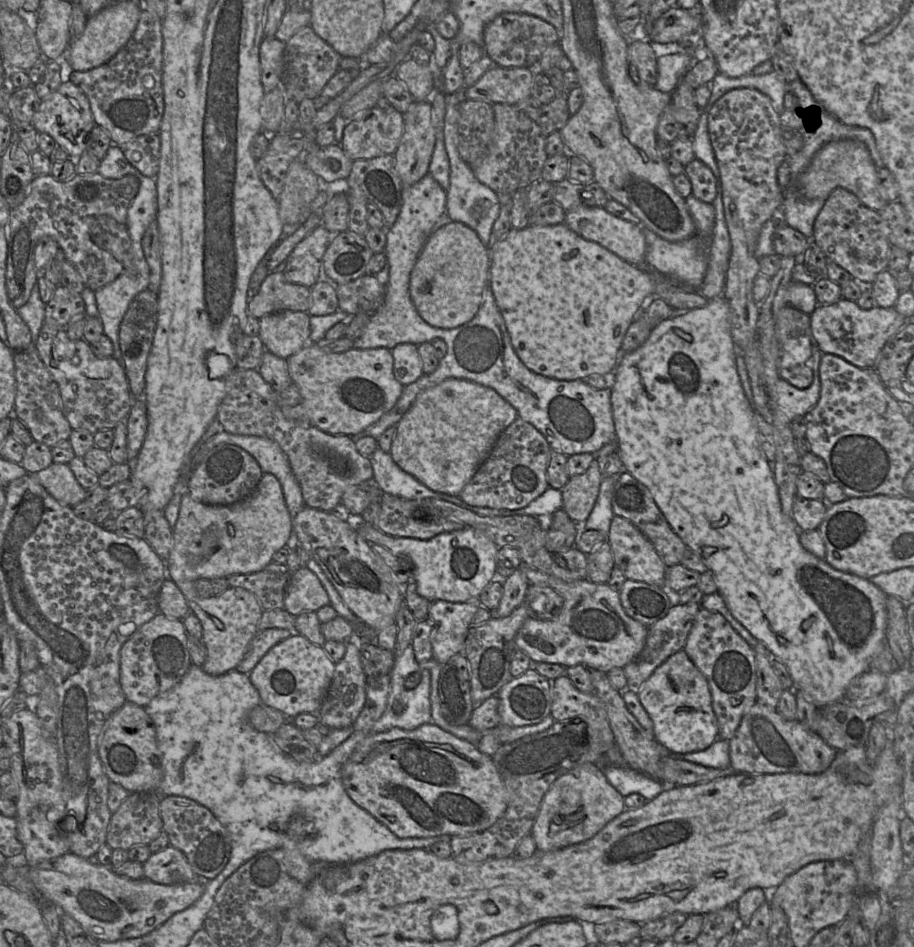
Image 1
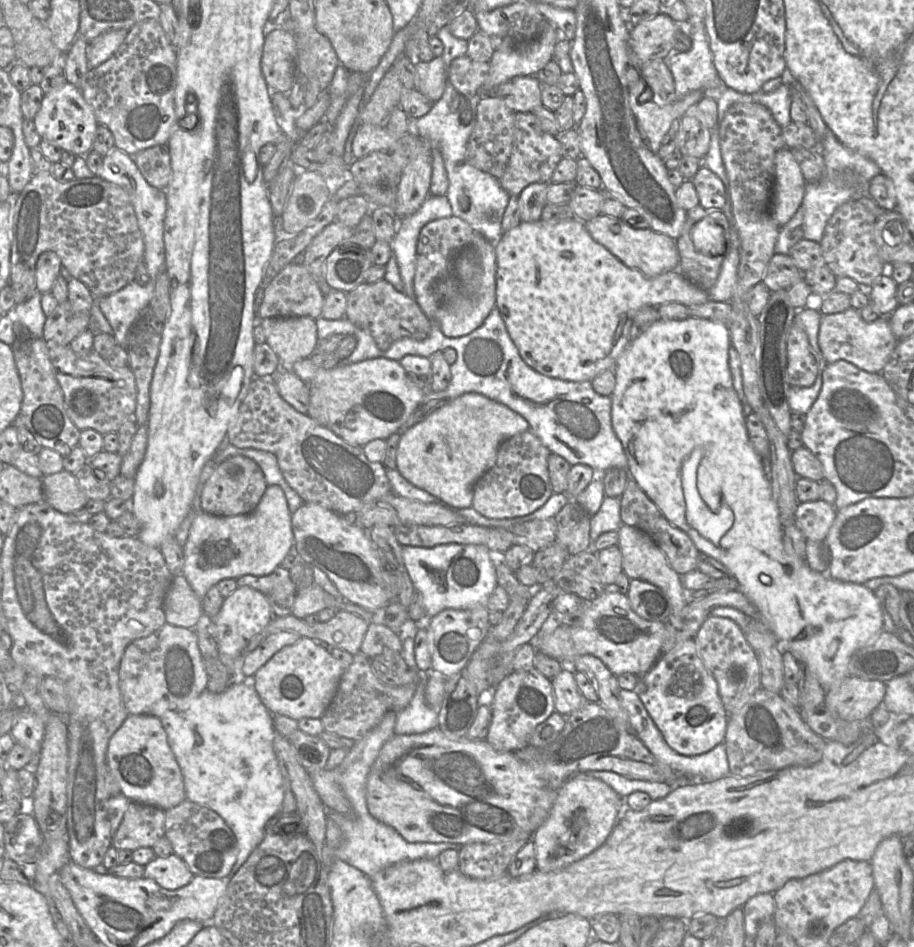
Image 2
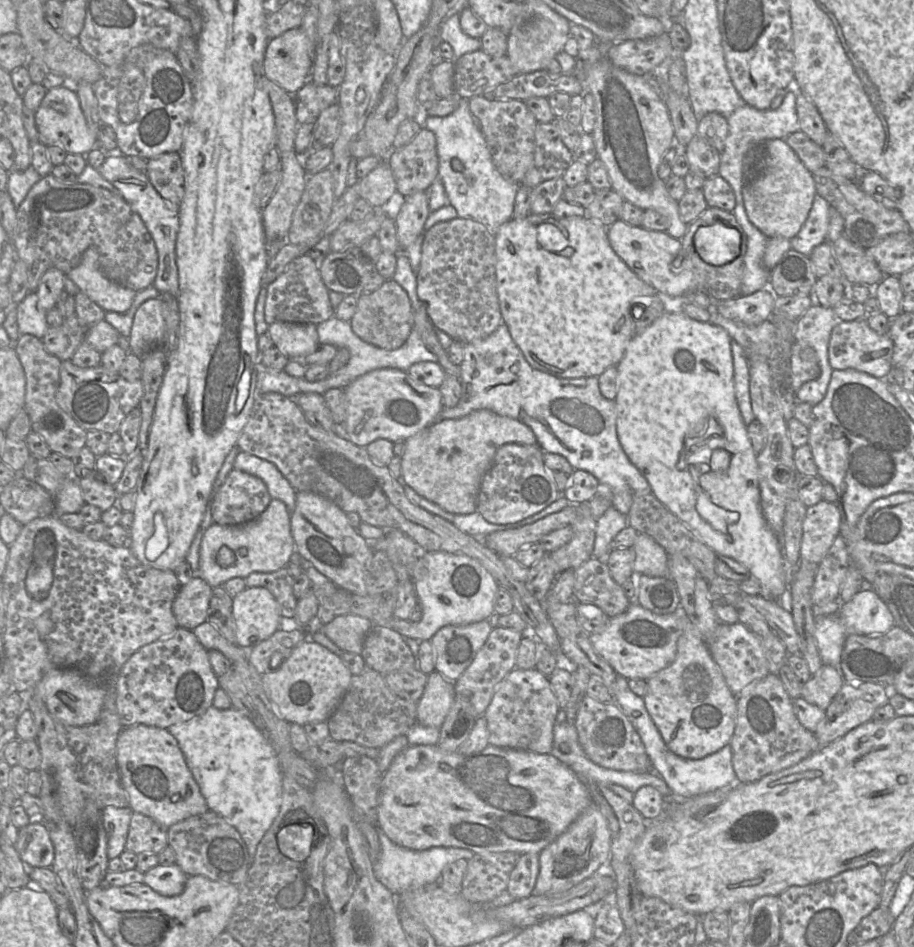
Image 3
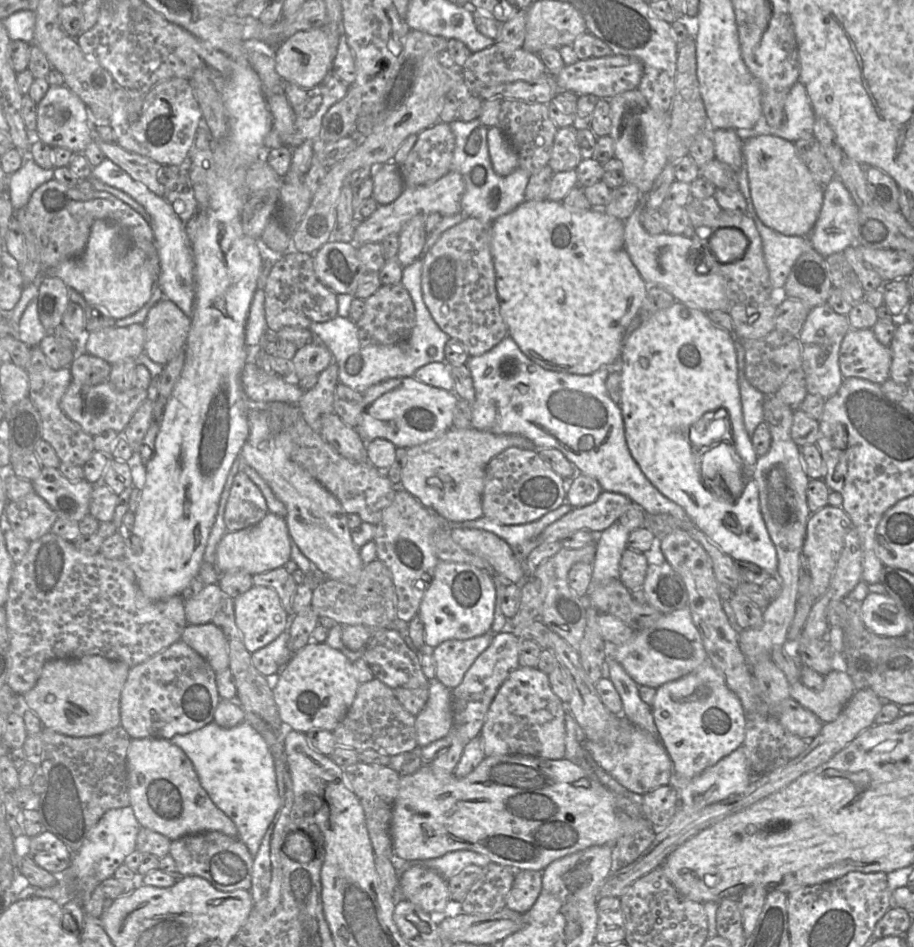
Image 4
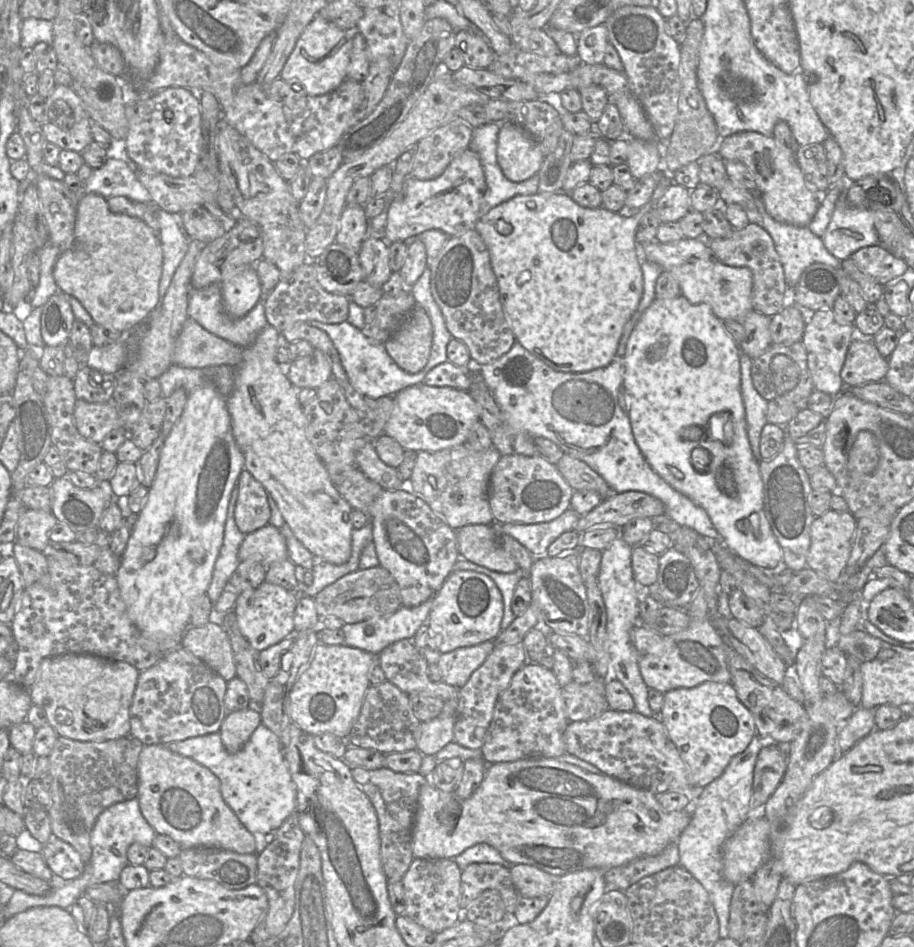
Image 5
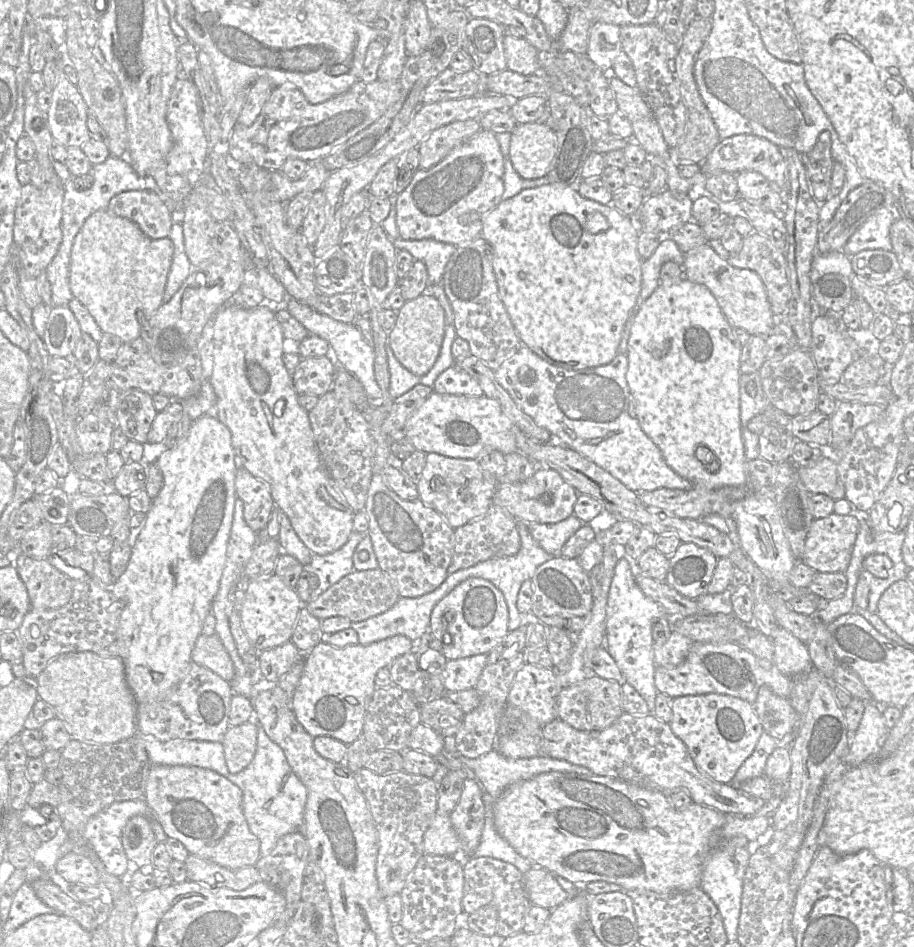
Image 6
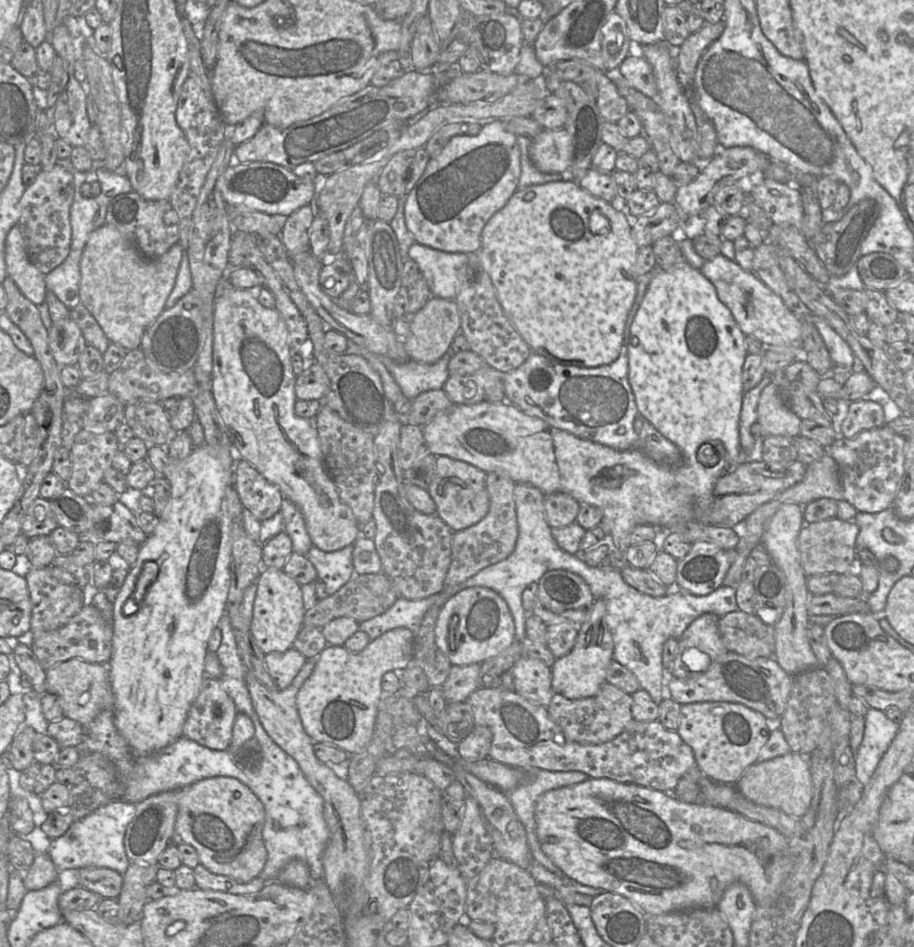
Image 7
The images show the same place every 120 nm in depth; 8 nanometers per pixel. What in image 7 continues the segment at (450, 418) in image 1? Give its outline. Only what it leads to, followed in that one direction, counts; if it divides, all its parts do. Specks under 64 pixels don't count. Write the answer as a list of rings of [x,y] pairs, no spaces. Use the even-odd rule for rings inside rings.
[[[436,455],[436,472],[428,488],[433,498],[437,512],[436,514],[452,529],[460,531],[481,521],[489,511],[489,495],[486,489],[486,474],[479,468],[448,456]]]

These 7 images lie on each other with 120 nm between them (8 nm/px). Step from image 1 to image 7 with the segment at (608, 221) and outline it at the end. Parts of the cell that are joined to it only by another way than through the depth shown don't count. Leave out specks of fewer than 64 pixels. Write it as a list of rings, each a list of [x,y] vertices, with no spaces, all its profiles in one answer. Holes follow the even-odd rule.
[[[723,254],[706,260],[700,271],[716,287],[717,295],[731,311],[745,335],[758,339],[764,346],[782,346],[802,349],[800,320],[781,297],[764,284],[753,271],[743,269],[736,260]]]

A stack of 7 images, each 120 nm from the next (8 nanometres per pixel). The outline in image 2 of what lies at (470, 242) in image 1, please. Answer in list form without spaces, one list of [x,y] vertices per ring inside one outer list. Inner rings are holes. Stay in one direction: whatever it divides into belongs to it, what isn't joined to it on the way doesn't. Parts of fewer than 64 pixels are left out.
[[[482,235],[475,236],[472,244],[457,255],[453,264],[452,280],[448,280],[438,289],[438,299],[436,321],[445,336],[465,336],[481,326],[490,311],[496,306],[496,251],[494,244]]]

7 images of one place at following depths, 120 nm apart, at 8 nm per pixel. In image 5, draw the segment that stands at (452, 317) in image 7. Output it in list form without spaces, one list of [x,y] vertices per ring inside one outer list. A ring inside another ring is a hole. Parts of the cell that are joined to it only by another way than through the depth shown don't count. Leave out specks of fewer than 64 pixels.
[[[416,304],[399,329],[384,343],[394,362],[405,372],[415,374],[427,364],[431,352],[433,327],[425,309]]]

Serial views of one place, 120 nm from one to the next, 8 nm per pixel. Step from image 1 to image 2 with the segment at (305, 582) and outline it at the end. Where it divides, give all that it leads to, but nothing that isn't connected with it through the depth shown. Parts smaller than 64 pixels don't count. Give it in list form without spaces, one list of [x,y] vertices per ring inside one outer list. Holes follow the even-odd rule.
[[[315,582],[308,588],[297,590],[292,615],[300,619],[304,619],[306,616],[313,613],[318,614],[326,608],[333,609],[335,611],[343,610],[353,613],[365,620],[368,624],[384,624],[384,609],[369,612],[346,600],[336,600]]]

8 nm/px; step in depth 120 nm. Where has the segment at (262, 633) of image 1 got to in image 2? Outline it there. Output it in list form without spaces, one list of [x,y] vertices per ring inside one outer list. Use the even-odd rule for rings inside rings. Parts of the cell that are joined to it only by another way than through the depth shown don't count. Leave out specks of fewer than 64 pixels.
[[[280,631],[267,636],[253,651],[246,654],[242,672],[245,676],[254,676],[275,653],[285,646],[296,643],[302,636],[292,631]]]

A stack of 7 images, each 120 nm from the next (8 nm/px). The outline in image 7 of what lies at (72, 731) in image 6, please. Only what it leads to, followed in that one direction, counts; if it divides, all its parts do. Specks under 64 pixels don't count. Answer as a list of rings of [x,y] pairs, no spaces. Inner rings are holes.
[[[78,658],[58,663],[46,671],[46,690],[59,697],[64,717],[78,721],[85,730],[102,710],[114,710],[114,694],[106,664],[89,663]]]

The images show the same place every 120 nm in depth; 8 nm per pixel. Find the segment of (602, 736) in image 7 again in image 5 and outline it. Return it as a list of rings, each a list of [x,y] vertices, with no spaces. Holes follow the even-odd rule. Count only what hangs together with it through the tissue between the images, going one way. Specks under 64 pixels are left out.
[[[596,677],[586,684],[579,684],[572,680],[562,687],[566,717],[569,722],[590,720],[609,709],[605,680]]]

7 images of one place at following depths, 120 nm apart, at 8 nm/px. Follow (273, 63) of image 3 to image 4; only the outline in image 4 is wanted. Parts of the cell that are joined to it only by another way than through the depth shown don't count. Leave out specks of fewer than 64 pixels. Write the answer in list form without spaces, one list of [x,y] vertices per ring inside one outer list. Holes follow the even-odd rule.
[[[324,29],[299,31],[275,47],[275,70],[283,81],[311,89],[320,84],[332,70],[337,48],[334,48]]]

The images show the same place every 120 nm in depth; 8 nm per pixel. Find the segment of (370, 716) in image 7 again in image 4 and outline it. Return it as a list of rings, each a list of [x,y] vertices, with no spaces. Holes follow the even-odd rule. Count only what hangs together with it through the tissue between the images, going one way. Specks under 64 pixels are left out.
[[[311,640],[291,656],[272,688],[282,721],[307,733],[311,729],[333,731],[353,703],[359,684],[352,661],[325,642]]]

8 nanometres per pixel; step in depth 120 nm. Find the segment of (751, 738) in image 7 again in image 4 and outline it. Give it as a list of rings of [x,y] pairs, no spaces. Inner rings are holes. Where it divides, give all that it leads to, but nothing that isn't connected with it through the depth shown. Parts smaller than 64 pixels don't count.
[[[709,660],[689,674],[658,687],[651,710],[658,737],[672,761],[674,774],[680,778],[691,779],[697,776],[743,744],[745,711],[738,697],[729,689],[723,677]]]

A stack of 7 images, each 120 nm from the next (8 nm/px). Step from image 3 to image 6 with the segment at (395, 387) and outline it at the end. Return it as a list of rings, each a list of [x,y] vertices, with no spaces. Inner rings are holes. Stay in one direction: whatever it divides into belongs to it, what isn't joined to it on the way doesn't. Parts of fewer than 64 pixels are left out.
[[[433,391],[407,421],[403,431],[416,450],[451,458],[476,459],[484,449],[495,449],[503,455],[518,452],[515,428],[518,427],[491,398]]]

